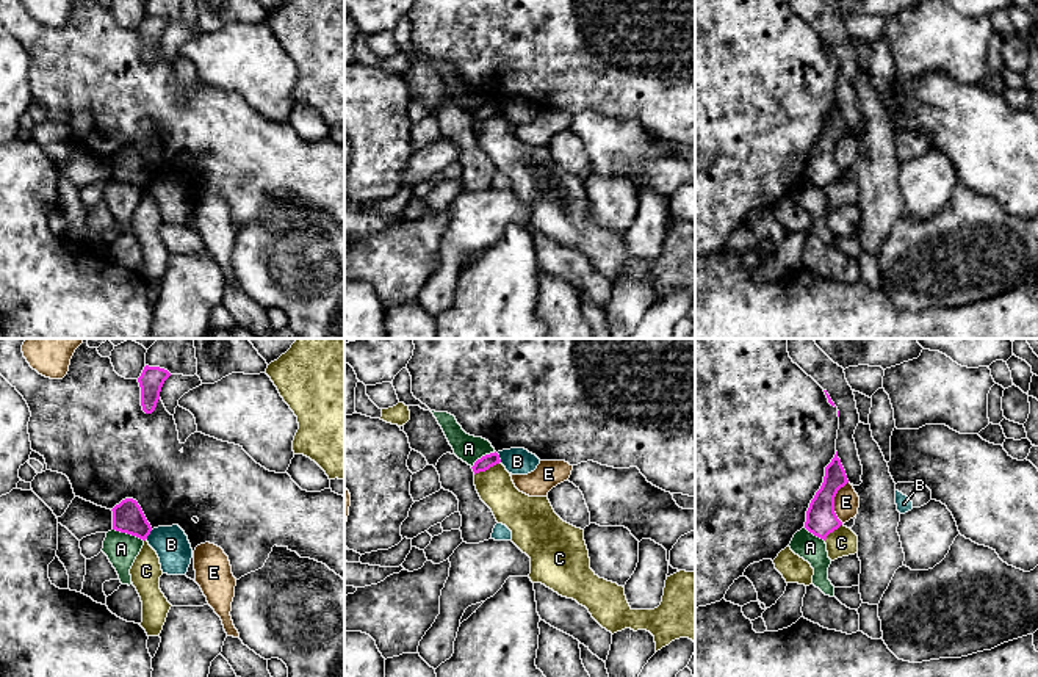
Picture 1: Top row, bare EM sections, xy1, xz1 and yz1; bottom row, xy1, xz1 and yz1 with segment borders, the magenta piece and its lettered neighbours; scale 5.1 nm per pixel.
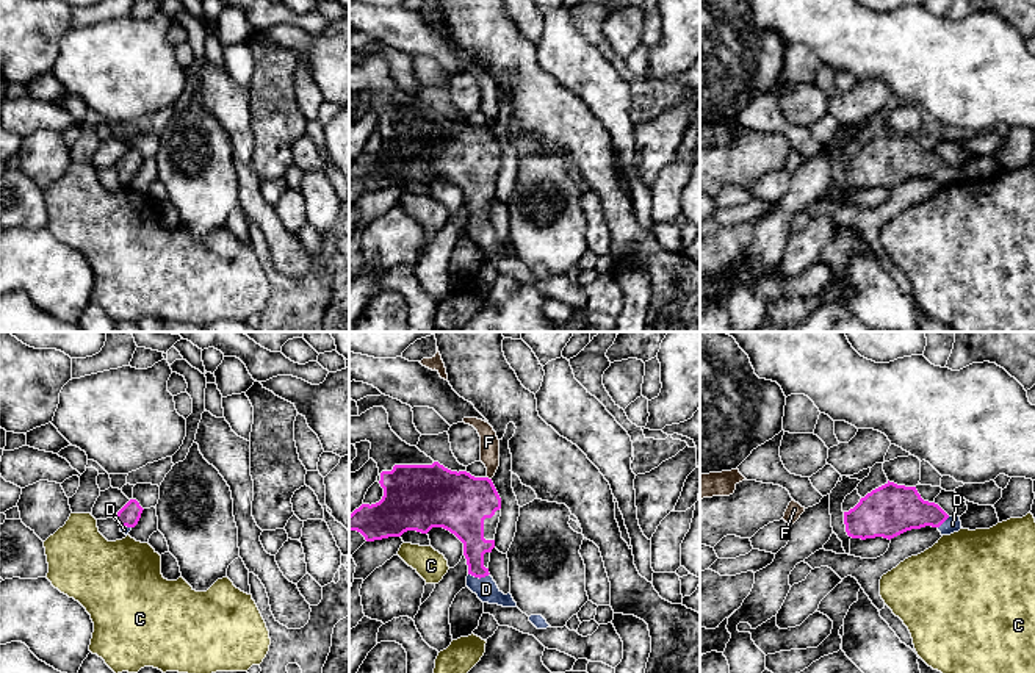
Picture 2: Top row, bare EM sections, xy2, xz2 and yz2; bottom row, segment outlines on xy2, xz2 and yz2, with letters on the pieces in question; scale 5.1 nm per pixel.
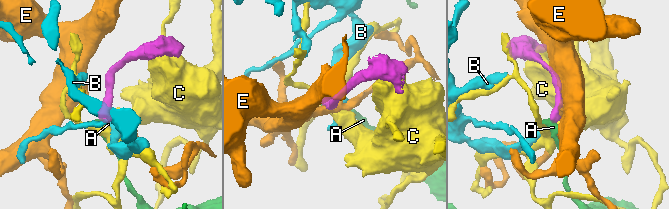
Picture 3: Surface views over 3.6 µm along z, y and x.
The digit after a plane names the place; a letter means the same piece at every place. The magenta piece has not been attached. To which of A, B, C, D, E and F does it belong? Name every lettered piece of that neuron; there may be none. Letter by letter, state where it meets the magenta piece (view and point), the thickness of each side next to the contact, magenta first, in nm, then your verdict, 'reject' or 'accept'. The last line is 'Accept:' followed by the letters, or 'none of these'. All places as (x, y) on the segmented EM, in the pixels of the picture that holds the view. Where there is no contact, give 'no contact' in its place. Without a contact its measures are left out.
A: xy1 (129, 533) | 160/160 nm | reject
B: xy1 (149, 533) | 160/180 nm | reject
C: xz1 (487, 469) | 70/190 nm | reject
D: xz2 (479, 578) | 140/120 nm | accept
E: yz1 (833, 502) | 160/130 nm | reject
F: xz2 (487, 478) | 300/100 nm | reject
Accept: D

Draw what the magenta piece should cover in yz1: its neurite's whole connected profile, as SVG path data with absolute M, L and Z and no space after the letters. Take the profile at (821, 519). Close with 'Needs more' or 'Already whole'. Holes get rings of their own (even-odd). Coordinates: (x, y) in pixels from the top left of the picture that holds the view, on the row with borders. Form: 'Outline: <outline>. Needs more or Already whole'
Outline: M836 451L831 462L825 467L824 483L806 511L805 528L809 533L825 541L830 533L842 525L834 512L834 497L847 483L845 470Z. Already whole

